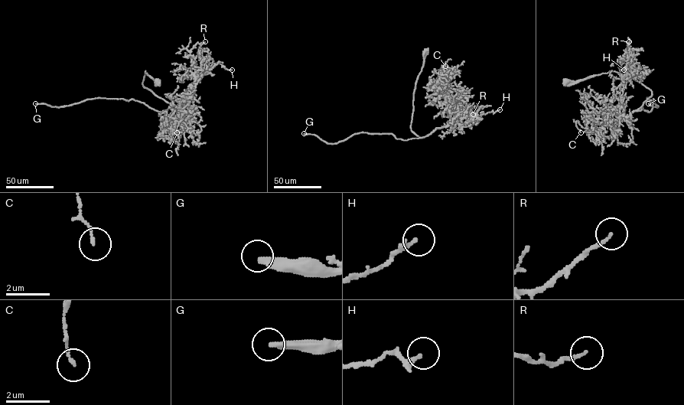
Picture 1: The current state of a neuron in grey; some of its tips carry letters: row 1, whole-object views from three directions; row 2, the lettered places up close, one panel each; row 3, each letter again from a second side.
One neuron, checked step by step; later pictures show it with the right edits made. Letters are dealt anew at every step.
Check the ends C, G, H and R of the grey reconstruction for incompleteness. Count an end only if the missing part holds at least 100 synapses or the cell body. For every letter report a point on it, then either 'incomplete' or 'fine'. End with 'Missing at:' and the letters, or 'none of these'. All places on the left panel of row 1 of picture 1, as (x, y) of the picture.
C: (177, 132) | fine
G: (35, 103) | incomplete
H: (232, 70) | fine
R: (205, 41) | fine
Missing at: G

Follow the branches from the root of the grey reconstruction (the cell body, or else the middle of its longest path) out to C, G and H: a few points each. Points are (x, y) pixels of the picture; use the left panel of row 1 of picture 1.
C: (157, 80), (145, 71), (142, 85), (183, 111), (170, 132), (176, 129), (176, 121), (179, 122), (177, 132)
G: (157, 80), (145, 71), (142, 85), (180, 110), (160, 112), (133, 99), (89, 99), (59, 107), (35, 103)
H: (157, 80), (145, 71), (142, 85), (181, 110), (180, 116), (185, 92), (204, 69), (219, 63), (232, 70)

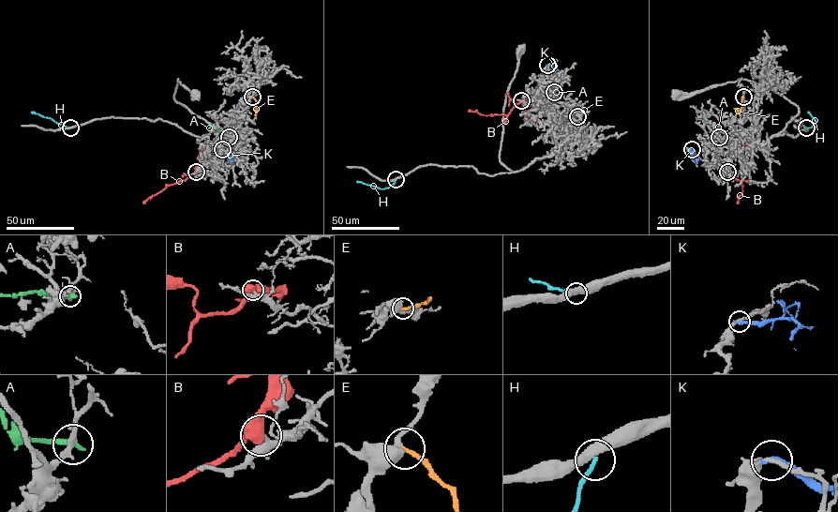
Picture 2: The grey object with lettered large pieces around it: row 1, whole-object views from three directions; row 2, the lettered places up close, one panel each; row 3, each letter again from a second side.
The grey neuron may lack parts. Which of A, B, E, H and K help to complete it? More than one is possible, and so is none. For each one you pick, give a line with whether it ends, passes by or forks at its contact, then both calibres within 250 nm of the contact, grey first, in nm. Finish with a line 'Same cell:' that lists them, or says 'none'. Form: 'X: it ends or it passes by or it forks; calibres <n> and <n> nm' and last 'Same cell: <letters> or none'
E: it ends; calibres 280 and 200 nm
Same cell: E

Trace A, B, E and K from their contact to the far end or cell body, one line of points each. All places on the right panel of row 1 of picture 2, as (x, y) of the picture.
A: (720, 137), (718, 126), (717, 128)
B: (727, 172), (742, 181), (742, 192), (737, 203)
E: (743, 97), (740, 109), (734, 108)
K: (692, 150), (696, 162)

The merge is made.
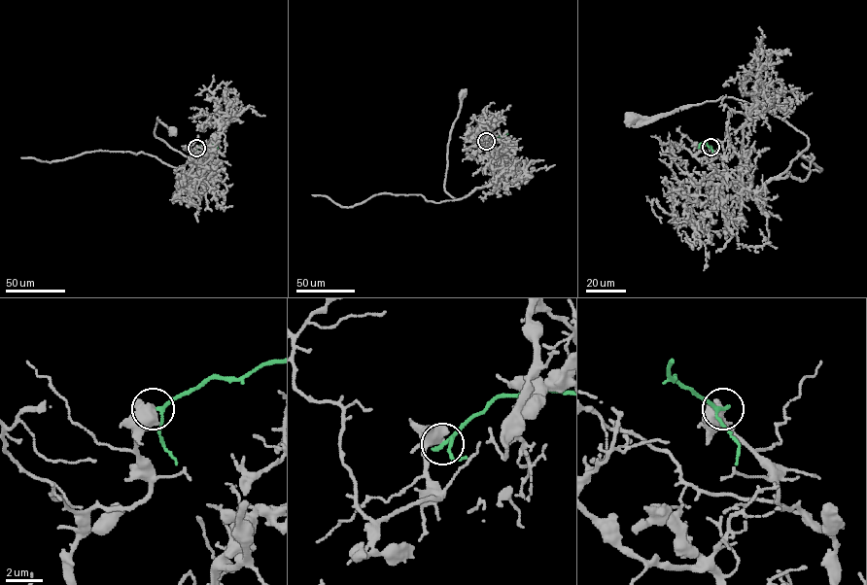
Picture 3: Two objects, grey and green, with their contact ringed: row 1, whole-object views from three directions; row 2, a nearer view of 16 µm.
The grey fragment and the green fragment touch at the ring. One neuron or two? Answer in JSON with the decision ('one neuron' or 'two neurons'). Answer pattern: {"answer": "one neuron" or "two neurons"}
{"answer": "two neurons"}

